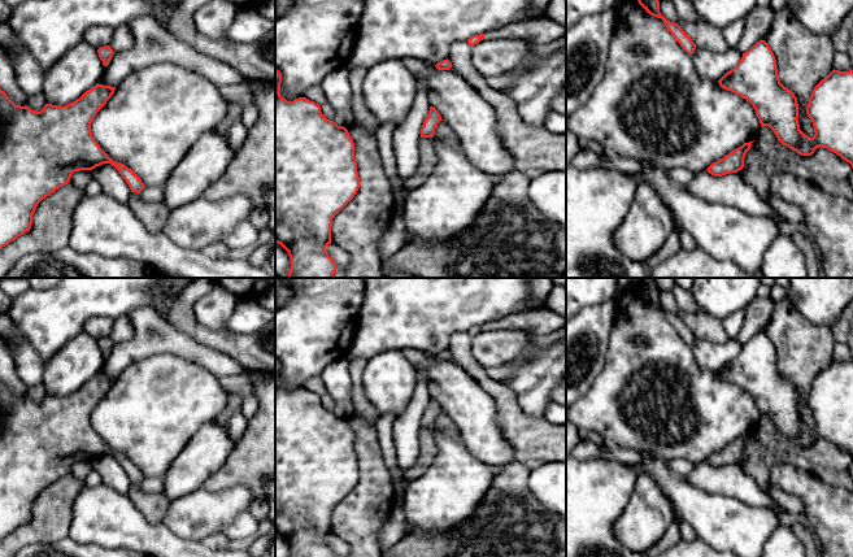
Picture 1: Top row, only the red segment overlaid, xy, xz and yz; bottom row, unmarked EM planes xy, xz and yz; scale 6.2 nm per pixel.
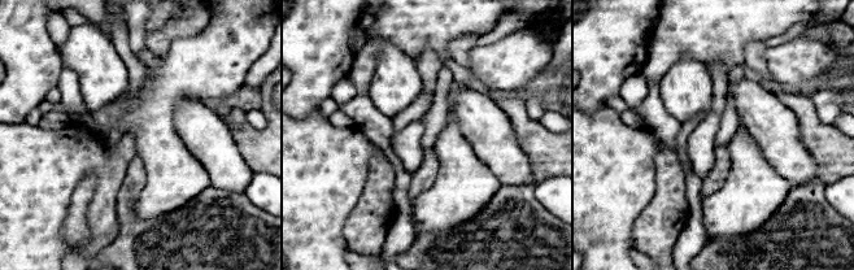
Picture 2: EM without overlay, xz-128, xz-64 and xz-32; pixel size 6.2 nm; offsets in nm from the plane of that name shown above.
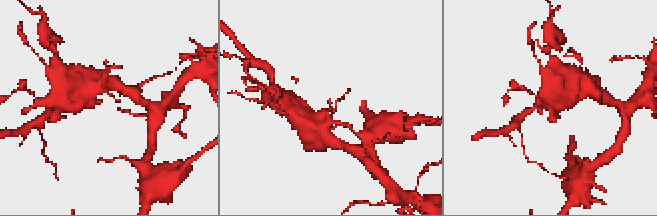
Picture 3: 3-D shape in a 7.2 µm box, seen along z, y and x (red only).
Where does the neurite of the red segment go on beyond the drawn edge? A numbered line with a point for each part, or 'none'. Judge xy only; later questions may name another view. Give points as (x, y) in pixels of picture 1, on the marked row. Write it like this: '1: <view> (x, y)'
none

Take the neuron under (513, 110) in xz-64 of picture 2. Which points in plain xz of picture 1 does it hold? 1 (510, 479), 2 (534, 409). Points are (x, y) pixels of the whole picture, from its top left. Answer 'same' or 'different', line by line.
1: same
2: different

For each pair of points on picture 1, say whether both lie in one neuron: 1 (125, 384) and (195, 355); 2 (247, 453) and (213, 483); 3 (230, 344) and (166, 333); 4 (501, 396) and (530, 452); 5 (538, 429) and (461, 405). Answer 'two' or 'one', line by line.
1: two
2: one
3: two
4: one
5: two

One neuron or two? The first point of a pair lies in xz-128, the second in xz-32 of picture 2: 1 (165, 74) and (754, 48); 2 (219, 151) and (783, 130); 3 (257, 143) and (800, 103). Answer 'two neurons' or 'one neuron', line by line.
1: two neurons
2: one neuron
3: one neuron

